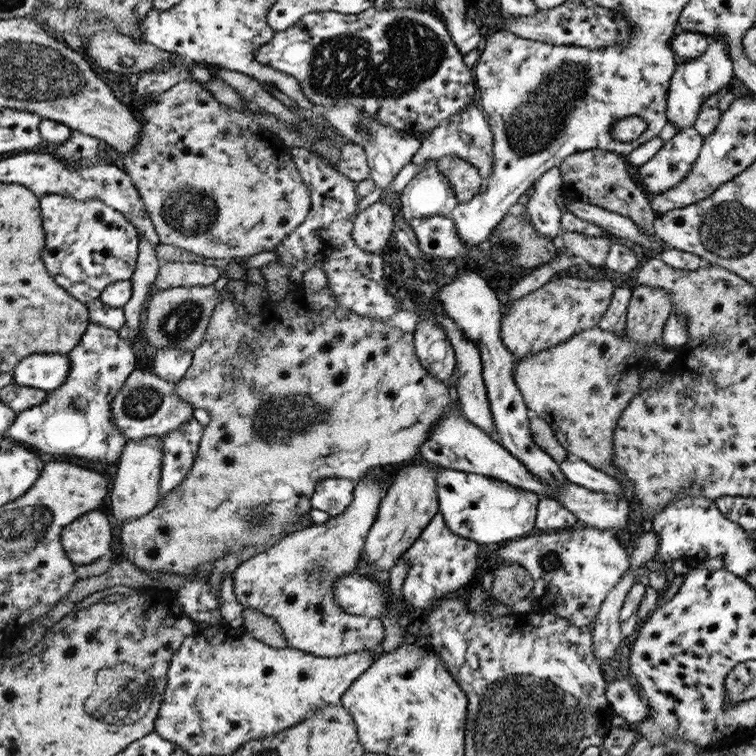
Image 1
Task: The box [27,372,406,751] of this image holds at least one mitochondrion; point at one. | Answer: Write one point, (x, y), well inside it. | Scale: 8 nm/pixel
(121, 700)

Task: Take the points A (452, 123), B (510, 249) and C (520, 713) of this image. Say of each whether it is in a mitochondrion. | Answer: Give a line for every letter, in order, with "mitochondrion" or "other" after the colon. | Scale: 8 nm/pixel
A: other
B: mitochondrion
C: mitochondrion

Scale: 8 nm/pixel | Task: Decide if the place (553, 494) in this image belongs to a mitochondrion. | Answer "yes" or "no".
no

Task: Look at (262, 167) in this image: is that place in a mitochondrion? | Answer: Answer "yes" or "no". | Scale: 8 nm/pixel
no

